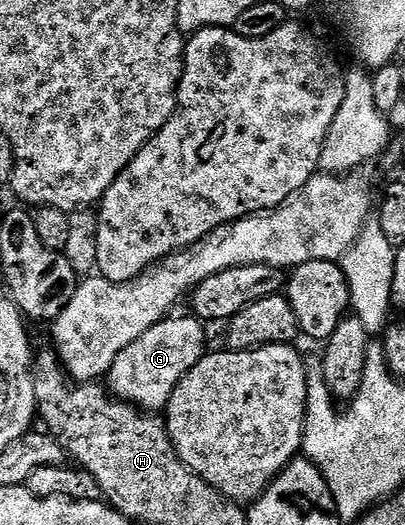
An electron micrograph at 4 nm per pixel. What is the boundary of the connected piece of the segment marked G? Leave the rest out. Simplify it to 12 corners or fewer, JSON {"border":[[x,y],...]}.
{"border":[[172,315],[117,354],[116,400],[152,414],[205,355],[204,325]]}

